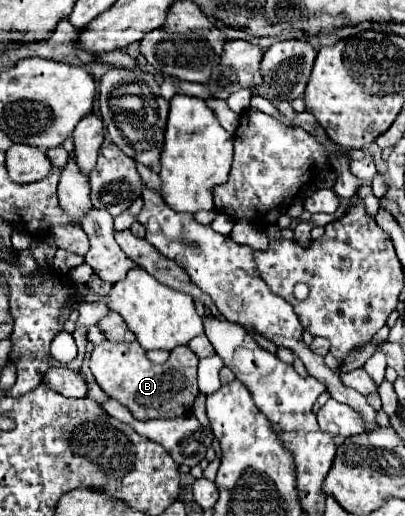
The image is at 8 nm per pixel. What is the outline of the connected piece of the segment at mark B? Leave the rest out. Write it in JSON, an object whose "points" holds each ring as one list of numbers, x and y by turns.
{"points":[[104,340,92,350,90,358,90,370,98,386,108,396,124,404,136,420,144,422,158,418,176,418,192,410,192,404,198,396,196,368,198,368,198,358,196,354,192,354,188,346,174,348,166,364,152,364,138,342,126,344,126,342]]}

